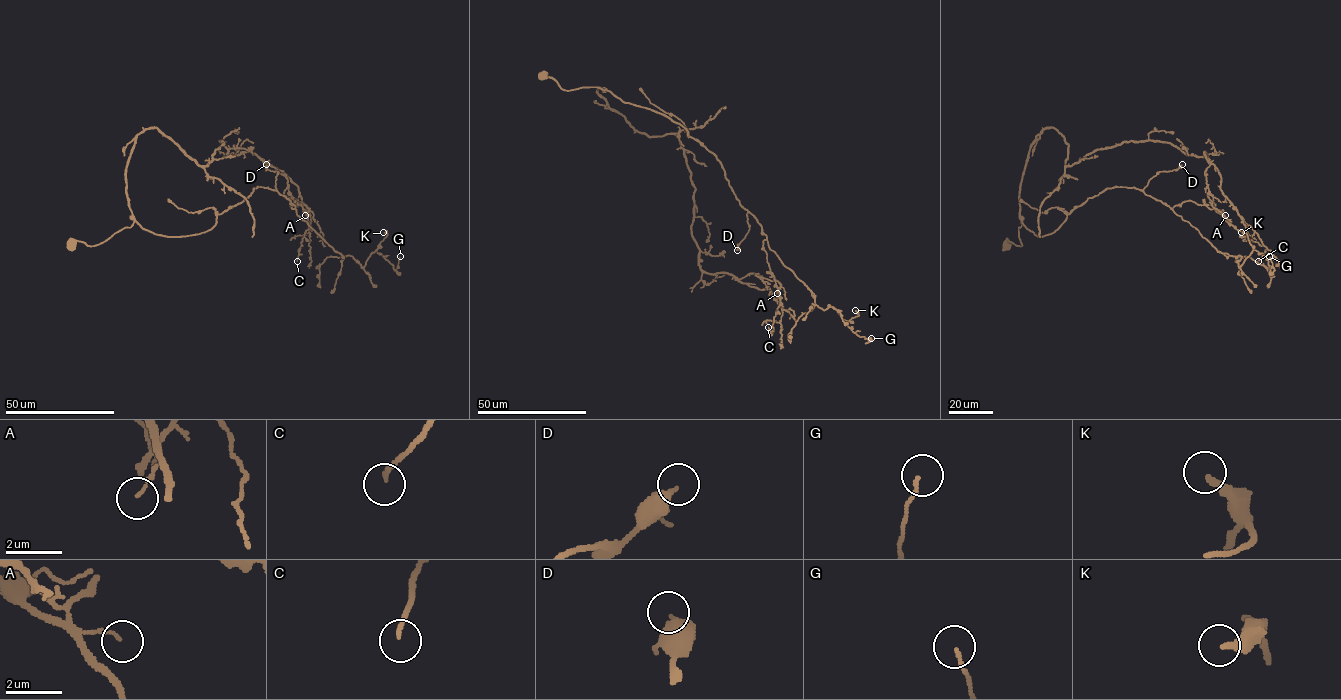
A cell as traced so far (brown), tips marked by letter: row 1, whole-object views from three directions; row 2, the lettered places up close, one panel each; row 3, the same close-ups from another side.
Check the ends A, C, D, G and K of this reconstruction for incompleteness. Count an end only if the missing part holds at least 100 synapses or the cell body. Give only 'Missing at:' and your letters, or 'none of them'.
Missing at: none of them

